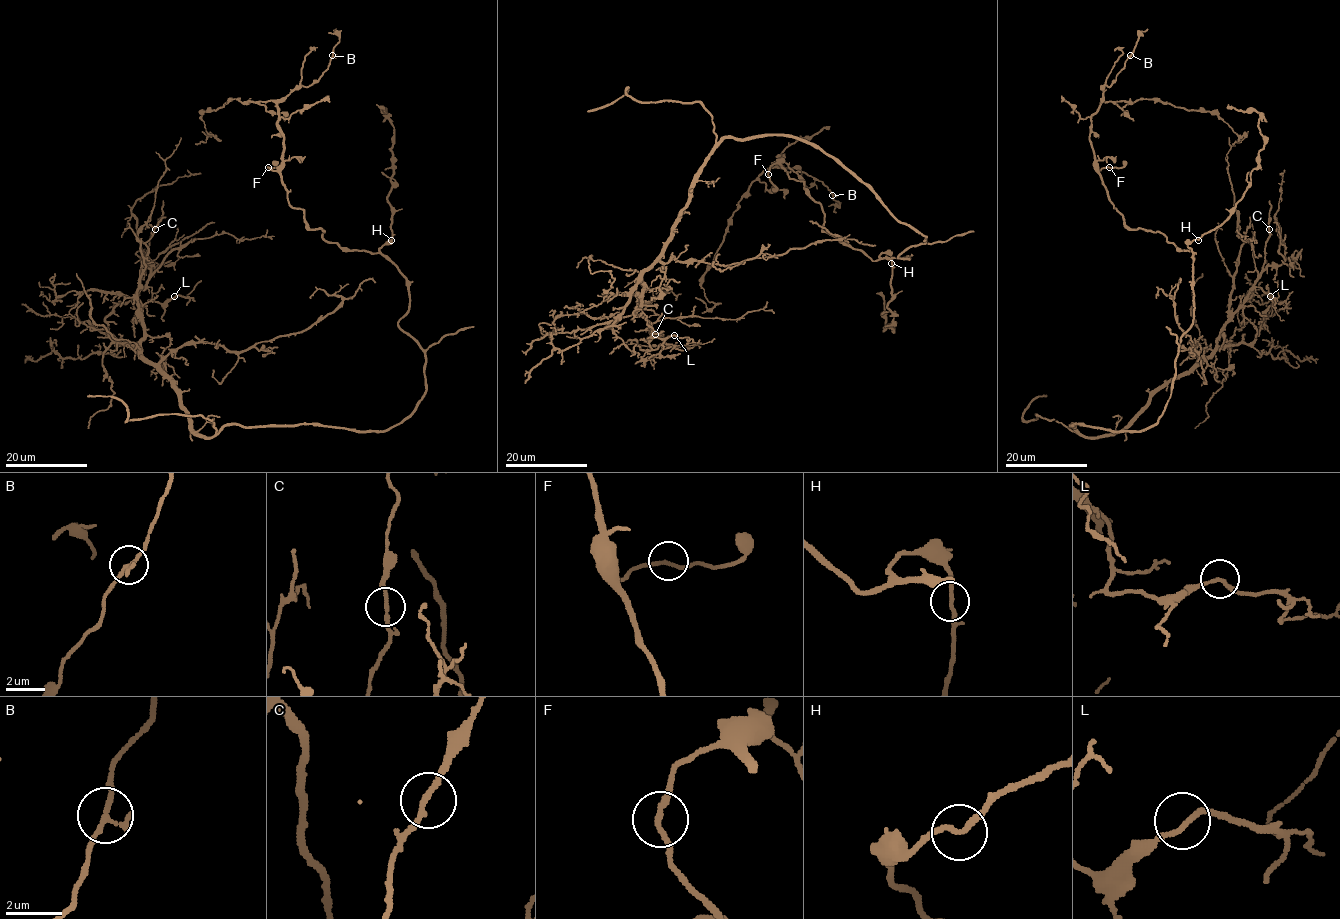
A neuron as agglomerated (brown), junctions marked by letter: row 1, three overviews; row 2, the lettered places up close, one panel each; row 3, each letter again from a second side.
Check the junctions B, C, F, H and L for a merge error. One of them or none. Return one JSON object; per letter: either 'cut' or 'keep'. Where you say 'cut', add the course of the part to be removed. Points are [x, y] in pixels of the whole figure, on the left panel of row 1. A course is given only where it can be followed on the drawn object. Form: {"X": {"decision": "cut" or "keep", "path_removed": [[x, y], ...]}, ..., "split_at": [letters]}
{"B": {"decision": "keep"}, "C": {"decision": "keep"}, "F": {"decision": "keep"}, "H": {"decision": "keep"}, "L": {"decision": "keep"}, "split_at": []}

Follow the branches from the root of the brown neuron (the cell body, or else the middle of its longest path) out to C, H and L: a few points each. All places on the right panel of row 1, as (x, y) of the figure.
C: (1160, 416), (1140, 430), (1070, 426), (1086, 436), (1120, 431), (1158, 391), (1208, 356), (1259, 276), (1269, 229)
H: (1160, 416), (1171, 395), (1181, 337), (1193, 318), (1193, 253), (1188, 244), (1197, 240)
L: (1160, 416), (1140, 430), (1070, 426), (1086, 436), (1120, 431), (1211, 354), (1252, 289), (1274, 303), (1270, 296)

